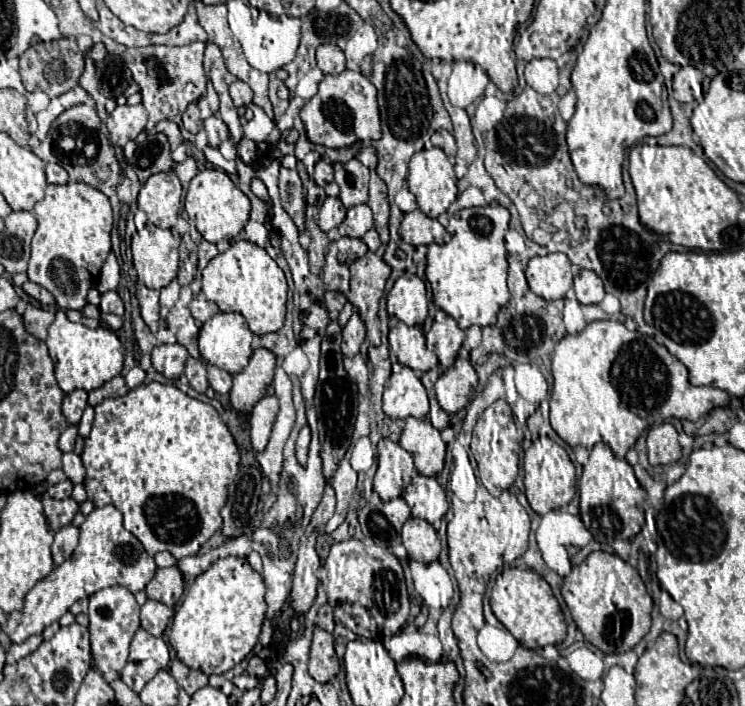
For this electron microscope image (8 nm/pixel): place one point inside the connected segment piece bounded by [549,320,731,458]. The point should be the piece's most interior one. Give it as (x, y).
(610, 384)

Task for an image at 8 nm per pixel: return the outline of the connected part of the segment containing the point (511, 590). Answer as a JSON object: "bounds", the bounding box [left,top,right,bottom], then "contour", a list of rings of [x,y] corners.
{"bounds":[491,566,567,650],"contour":[[[505,566],[503,572],[495,578],[491,590],[491,608],[497,620],[517,638],[519,644],[529,650],[543,648],[547,644],[559,644],[567,636],[567,624],[561,606],[553,596],[551,586],[535,570]]]}

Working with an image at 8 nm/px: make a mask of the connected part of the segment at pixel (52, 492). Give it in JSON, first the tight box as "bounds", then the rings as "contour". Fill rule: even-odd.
{"bounds":[47,480,73,500],"contour":[[[65,480],[65,482],[59,482],[59,484],[55,484],[55,486],[49,486],[49,488],[47,488],[47,494],[49,494],[51,498],[65,500],[65,498],[71,498],[71,490],[73,490],[73,484],[71,484],[69,480]]]}

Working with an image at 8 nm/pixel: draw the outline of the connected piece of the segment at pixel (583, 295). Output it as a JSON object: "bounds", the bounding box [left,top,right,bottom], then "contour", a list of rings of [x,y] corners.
{"bounds":[575,270,605,304],"contour":[[[581,270],[575,276],[575,294],[581,304],[599,304],[605,296],[603,280],[593,270]]]}

